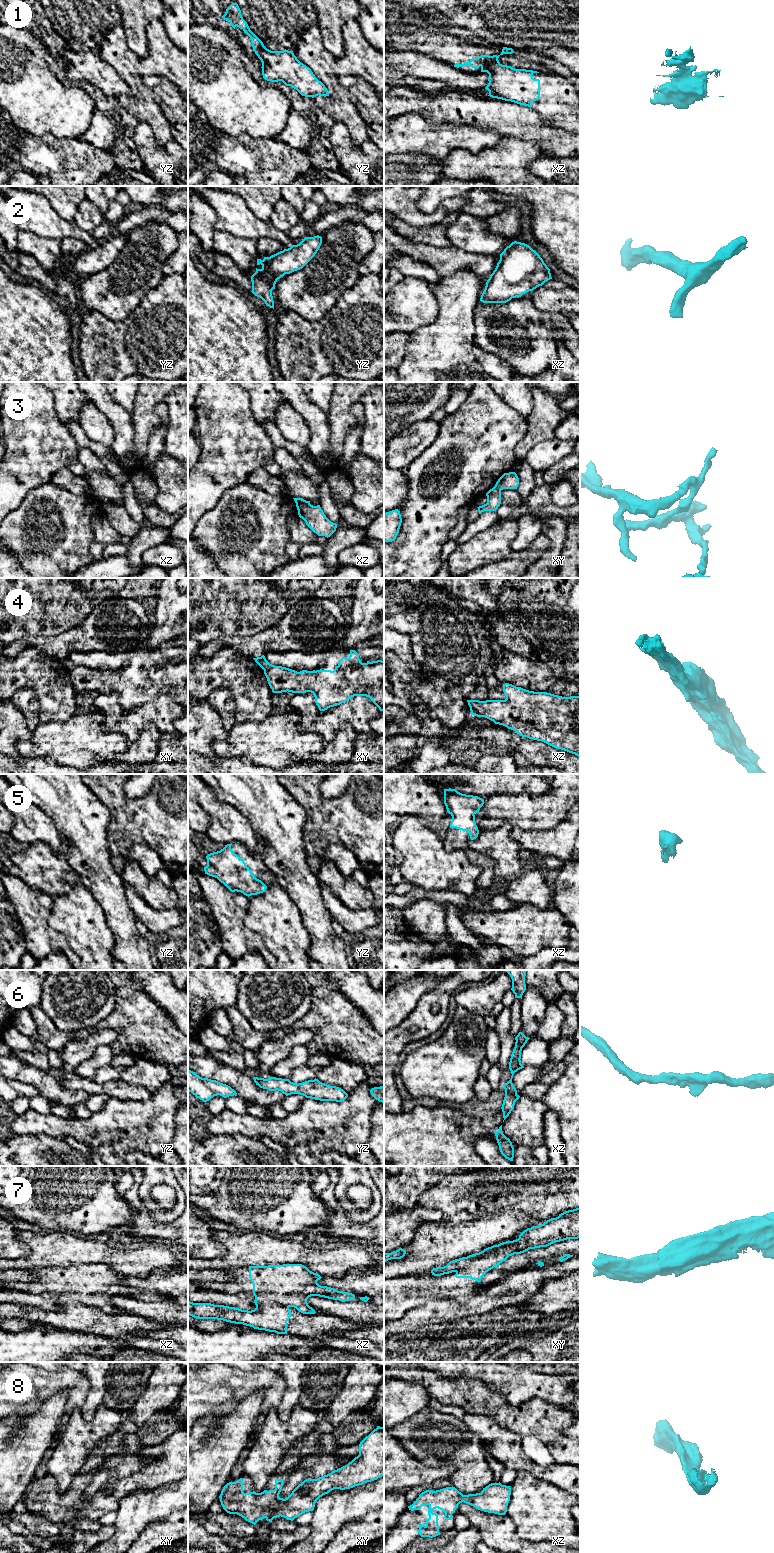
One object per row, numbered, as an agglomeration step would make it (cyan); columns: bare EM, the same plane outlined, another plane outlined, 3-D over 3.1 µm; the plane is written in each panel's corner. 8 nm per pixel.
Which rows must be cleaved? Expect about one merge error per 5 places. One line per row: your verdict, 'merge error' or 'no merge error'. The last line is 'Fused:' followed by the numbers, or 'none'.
1: merge error
2: no merge error
3: merge error
4: no merge error
5: no merge error
6: no merge error
7: merge error
8: no merge error
Fused: 1, 3, 7

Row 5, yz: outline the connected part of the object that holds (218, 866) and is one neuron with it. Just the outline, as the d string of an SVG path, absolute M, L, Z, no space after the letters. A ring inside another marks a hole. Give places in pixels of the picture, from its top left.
M231 844L206 856L205 874L217 878L231 892L241 892L246 896L266 891L267 886L257 879L243 859L231 849Z

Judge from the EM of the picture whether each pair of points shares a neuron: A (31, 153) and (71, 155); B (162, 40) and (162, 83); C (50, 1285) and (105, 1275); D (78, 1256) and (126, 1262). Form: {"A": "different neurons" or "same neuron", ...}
{"A": "same neuron", "B": "different neurons", "C": "same neuron", "D": "same neuron"}

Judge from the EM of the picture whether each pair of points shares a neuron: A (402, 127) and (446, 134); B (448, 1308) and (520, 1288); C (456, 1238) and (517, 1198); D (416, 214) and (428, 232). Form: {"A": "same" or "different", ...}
{"A": "same", "B": "same", "C": "same", "D": "different"}

